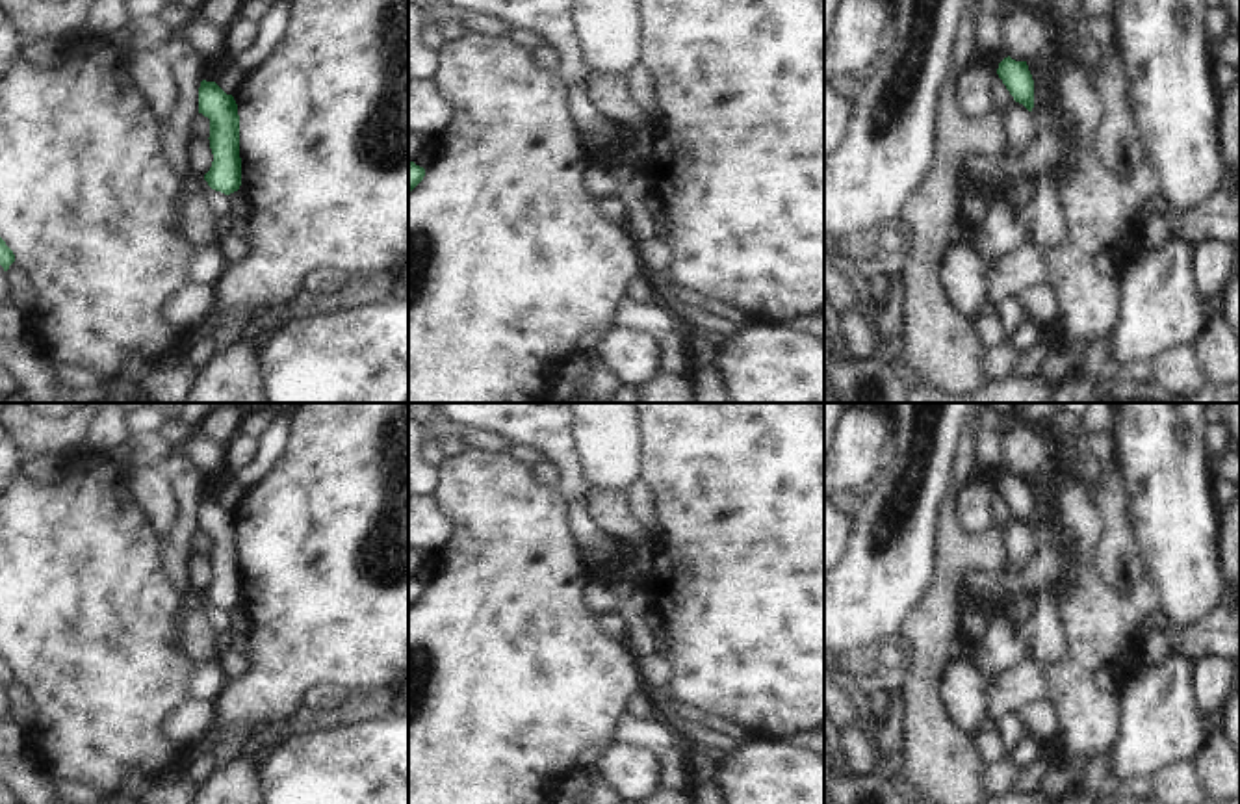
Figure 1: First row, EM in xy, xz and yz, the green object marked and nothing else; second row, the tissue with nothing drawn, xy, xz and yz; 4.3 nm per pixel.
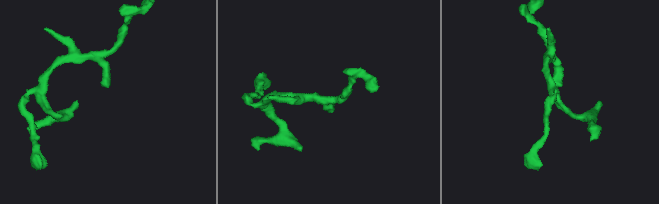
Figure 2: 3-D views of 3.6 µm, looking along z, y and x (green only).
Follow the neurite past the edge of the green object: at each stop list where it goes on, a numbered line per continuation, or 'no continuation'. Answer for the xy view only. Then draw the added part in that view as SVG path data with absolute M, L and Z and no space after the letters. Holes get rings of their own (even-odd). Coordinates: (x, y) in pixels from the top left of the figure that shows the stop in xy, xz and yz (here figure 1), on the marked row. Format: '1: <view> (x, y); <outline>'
no continuation

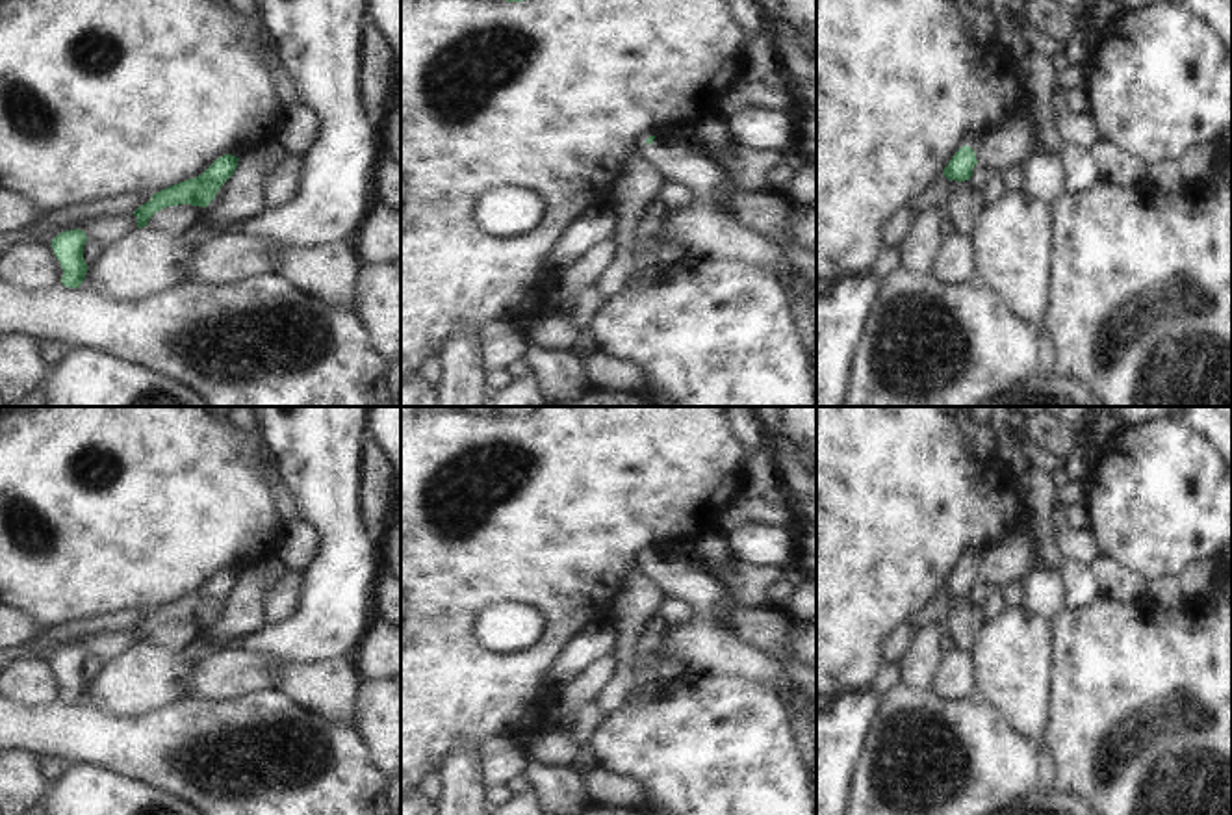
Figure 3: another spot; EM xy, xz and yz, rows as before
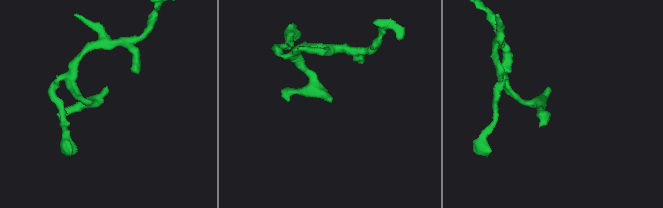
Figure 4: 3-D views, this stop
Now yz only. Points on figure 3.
no continuation

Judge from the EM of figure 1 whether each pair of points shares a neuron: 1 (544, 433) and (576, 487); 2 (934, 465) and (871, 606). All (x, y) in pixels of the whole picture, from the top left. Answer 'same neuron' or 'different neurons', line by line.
1: same neuron
2: same neuron

